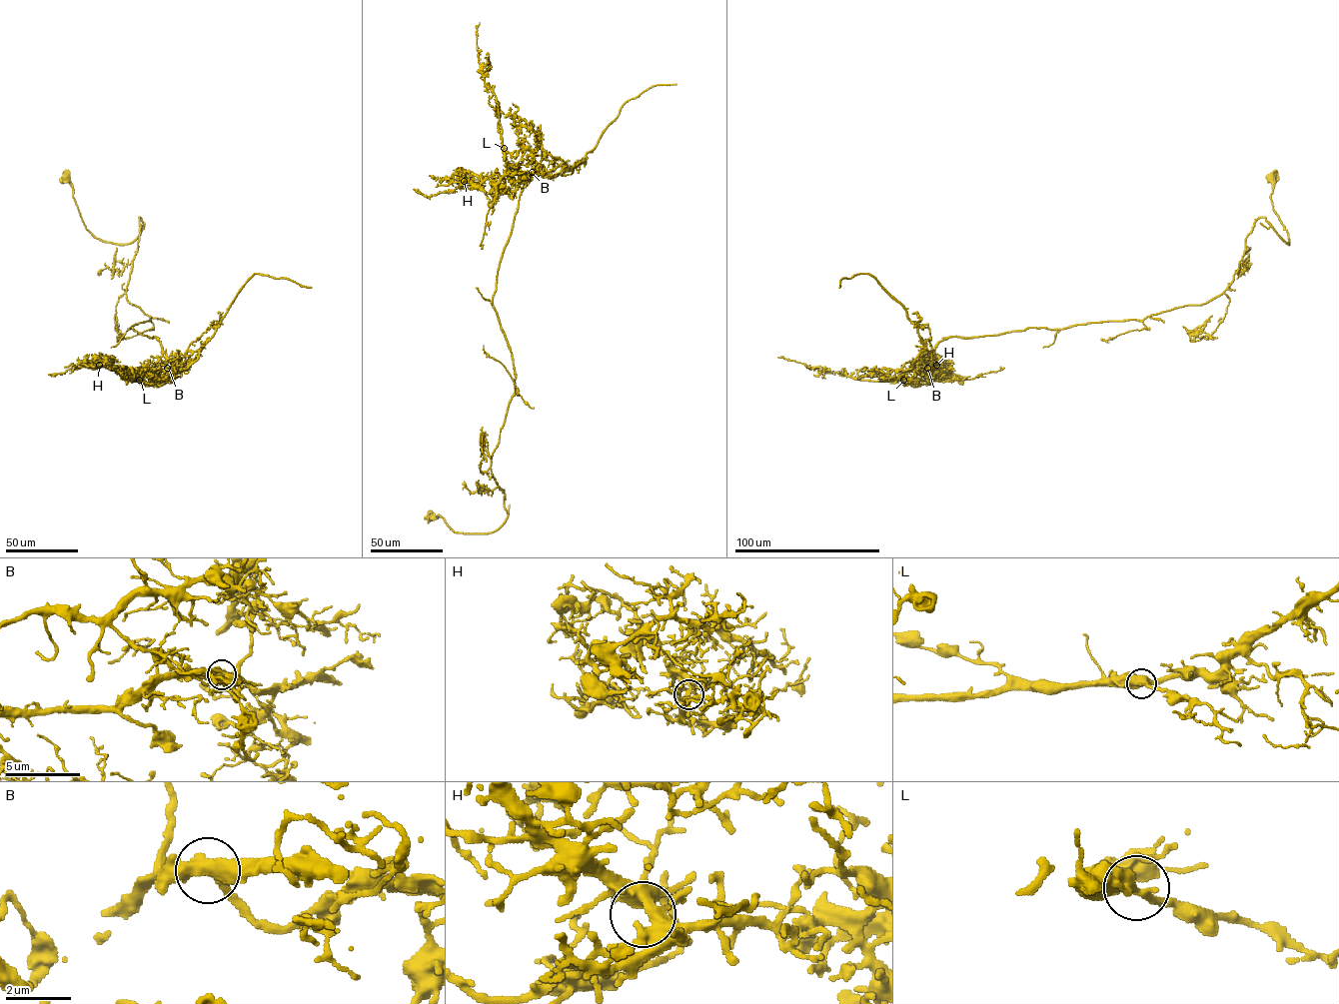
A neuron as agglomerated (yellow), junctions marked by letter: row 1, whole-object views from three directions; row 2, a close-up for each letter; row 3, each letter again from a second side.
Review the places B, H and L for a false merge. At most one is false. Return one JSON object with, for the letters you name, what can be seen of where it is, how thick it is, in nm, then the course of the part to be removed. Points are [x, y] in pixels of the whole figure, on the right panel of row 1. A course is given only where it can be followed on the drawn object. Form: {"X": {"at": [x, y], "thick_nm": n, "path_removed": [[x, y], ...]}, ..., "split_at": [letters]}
{"B": {"at": [927, 368], "thick_nm": 440, "path_removed": [[927, 368], [904, 372], [911, 368], [923, 349], [922, 341], [905, 309], [872, 277], [843, 278], [839, 288]]}, "split_at": ["B"]}

